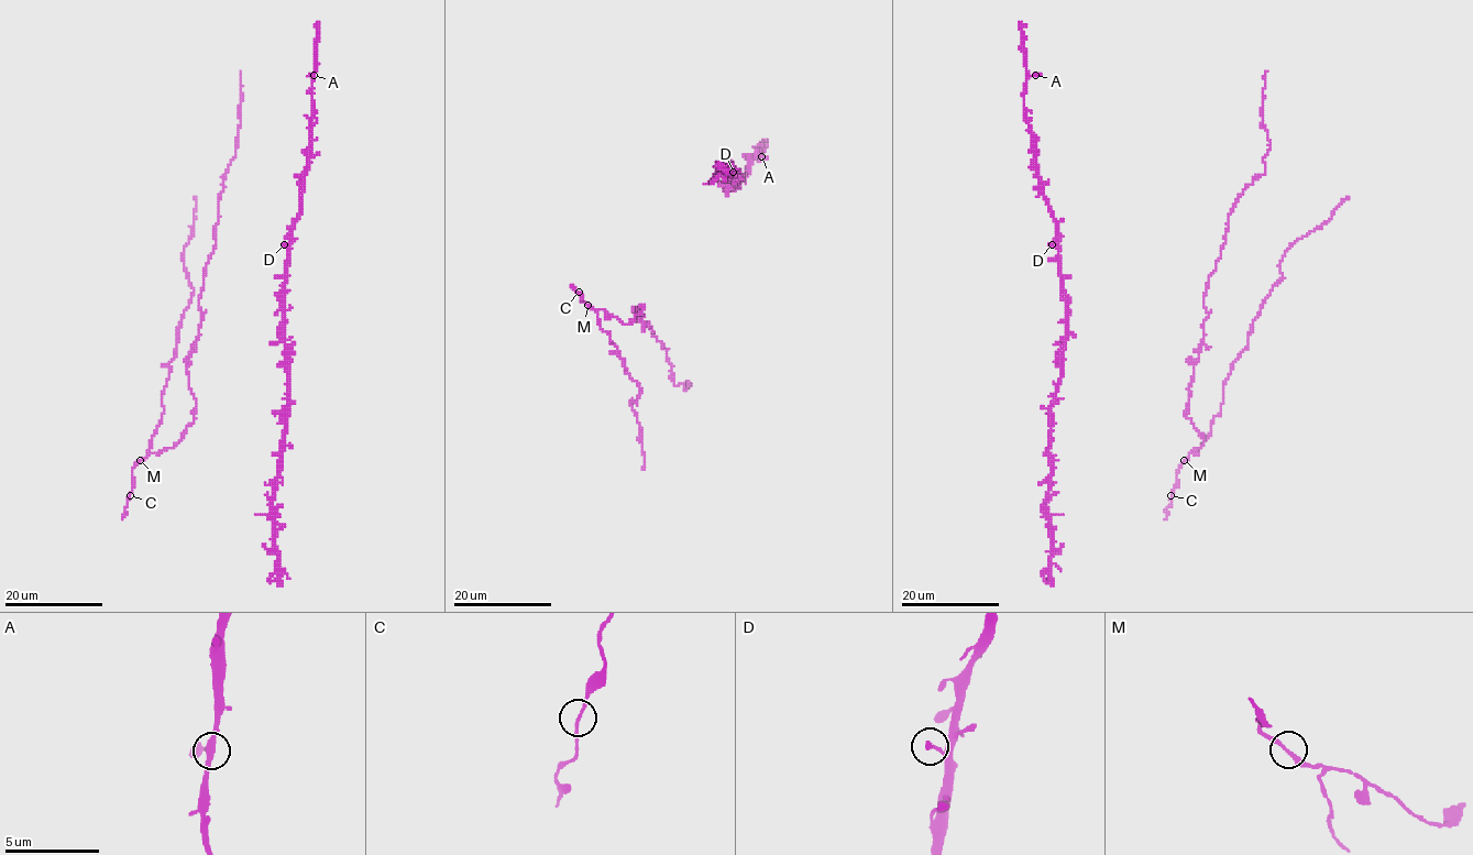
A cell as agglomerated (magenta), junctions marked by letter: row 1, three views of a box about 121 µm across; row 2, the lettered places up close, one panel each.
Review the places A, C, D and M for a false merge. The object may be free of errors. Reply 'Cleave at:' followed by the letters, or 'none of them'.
Cleave at: none of them

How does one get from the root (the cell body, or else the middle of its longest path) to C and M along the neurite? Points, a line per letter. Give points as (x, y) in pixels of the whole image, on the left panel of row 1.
C: (189, 357), (187, 373), (196, 401), (194, 419), (178, 442), (149, 453), (132, 468), (134, 486), (130, 495)
M: (189, 357), (187, 373), (196, 401), (194, 419), (172, 447), (140, 460)

